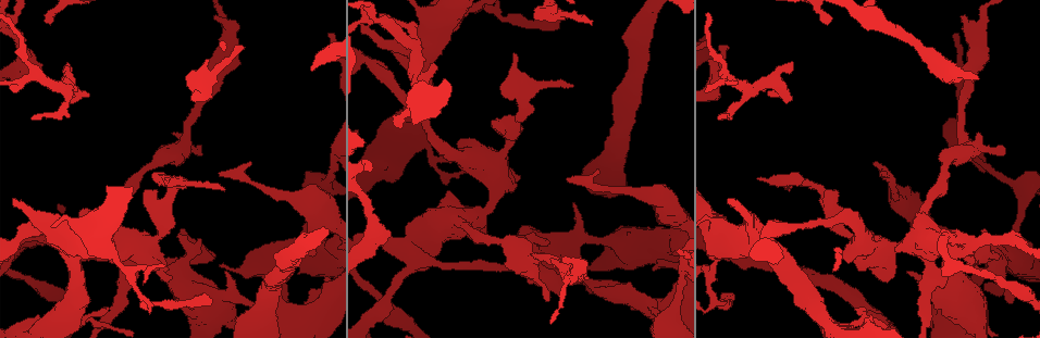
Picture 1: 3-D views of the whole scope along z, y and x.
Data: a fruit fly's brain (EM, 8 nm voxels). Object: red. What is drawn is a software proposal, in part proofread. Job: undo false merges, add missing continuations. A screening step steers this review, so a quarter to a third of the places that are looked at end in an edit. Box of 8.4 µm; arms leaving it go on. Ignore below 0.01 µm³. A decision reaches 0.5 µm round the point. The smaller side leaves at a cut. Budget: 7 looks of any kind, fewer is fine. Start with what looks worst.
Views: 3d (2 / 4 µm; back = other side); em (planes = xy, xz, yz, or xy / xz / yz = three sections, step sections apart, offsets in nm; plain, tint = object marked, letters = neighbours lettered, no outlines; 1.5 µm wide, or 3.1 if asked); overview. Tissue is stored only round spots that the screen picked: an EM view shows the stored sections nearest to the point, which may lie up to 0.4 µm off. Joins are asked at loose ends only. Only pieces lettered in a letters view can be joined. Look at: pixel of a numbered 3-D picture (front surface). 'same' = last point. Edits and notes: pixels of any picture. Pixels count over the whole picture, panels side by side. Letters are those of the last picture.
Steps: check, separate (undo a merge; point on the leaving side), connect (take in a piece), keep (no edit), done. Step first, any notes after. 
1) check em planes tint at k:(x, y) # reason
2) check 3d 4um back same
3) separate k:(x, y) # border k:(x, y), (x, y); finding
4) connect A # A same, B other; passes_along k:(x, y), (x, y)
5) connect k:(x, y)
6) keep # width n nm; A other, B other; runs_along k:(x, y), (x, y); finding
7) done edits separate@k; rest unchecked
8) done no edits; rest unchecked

check 3d 2um back at 1:(515, 175) # branch stops here

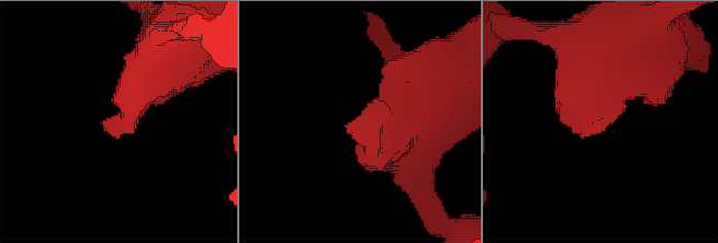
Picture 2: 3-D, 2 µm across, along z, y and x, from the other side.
check em planes letters at 2:(605, 129)

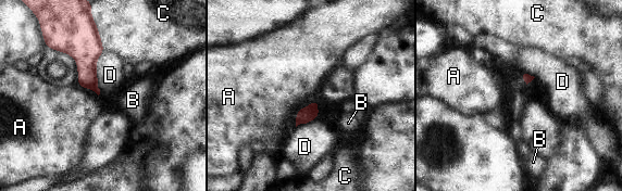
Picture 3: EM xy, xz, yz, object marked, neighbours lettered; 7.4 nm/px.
keep # longest_contact D 340 nm; A other, B other, C other, D other; border 3:(318, 100), (298, 112), (295, 126); none of them fits

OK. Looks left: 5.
check em yz step 8 tint at 1:(726, 47) # tapers out

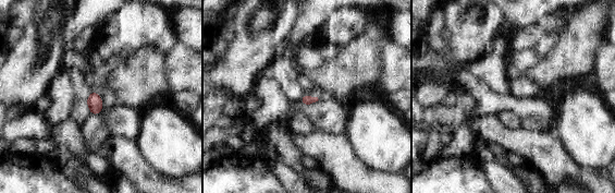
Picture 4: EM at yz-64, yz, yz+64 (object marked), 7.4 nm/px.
check em planes letters same # cut it another way

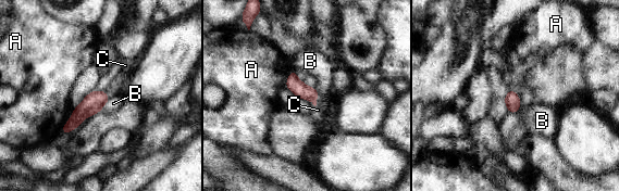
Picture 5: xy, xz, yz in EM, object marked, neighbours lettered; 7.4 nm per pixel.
connect C # width 110 nm; A other, B other, C same; passes_along 5:(301, 91), (316, 100), (318, 110); the neuron continues

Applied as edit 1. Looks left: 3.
done edits connect@5; rest unchecked

